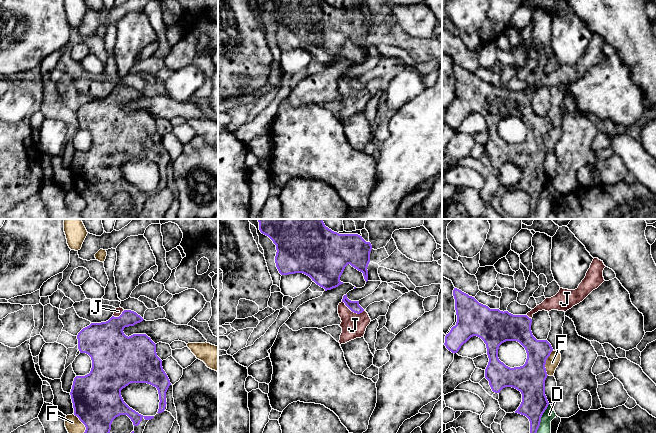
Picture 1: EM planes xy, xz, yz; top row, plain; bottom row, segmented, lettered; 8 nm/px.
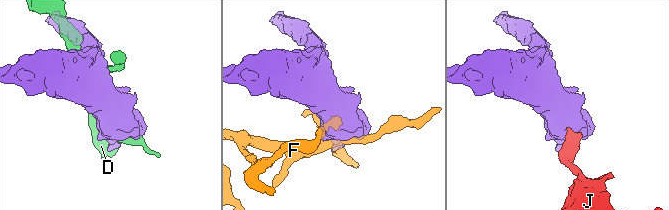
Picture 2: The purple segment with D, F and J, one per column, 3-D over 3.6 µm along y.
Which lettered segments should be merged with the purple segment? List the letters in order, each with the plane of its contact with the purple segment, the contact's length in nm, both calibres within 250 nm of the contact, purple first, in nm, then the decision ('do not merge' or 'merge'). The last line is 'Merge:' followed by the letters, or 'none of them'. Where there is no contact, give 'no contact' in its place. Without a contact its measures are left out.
D: contact in yz; length 340 nm; calibres 200 and 110 nm; do not merge
F: contact in yz; length 220 nm; calibres 240 and 110 nm; do not merge
J: contact in xz; length 200 nm; calibres 90 and 200 nm; merge
Merge: J

